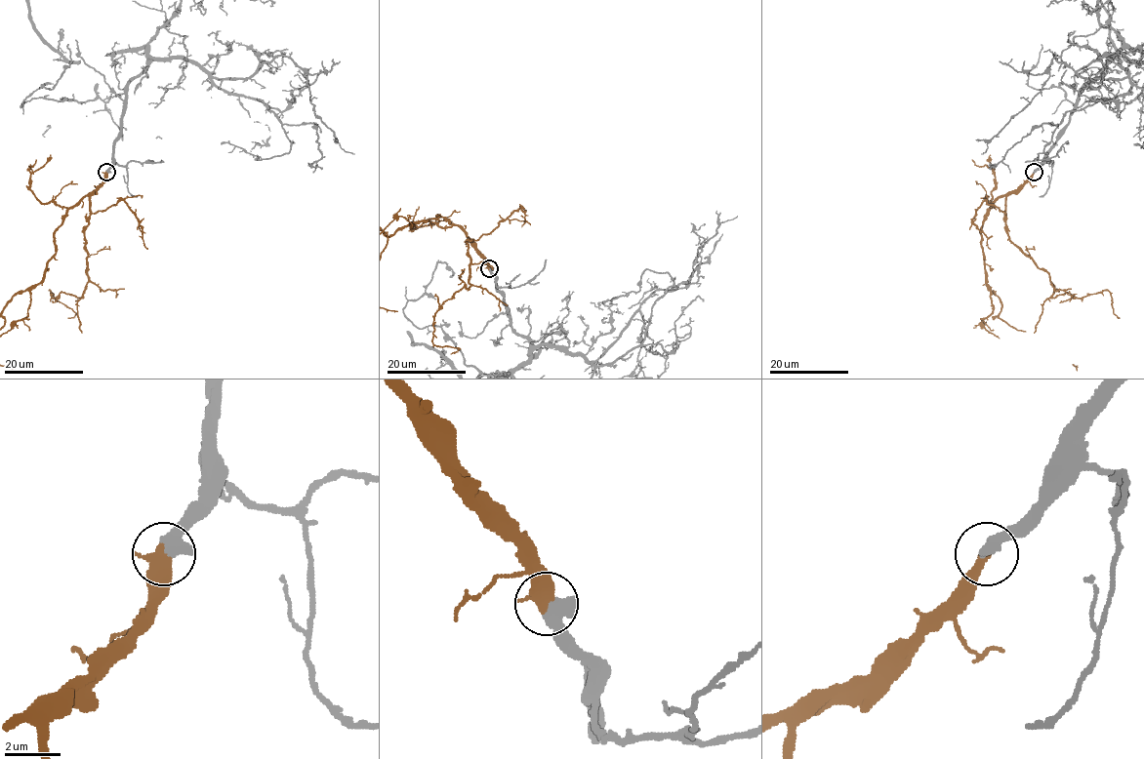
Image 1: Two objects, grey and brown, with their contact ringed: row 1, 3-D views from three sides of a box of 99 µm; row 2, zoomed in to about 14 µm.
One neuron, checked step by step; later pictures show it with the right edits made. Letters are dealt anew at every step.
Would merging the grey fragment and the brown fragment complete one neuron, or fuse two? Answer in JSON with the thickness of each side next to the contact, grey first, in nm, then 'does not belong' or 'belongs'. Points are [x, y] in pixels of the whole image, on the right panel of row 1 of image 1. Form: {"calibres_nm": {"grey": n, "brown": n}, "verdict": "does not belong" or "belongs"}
{"calibres_nm": {"grey": 550, "brown": 440}, "verdict": "belongs"}

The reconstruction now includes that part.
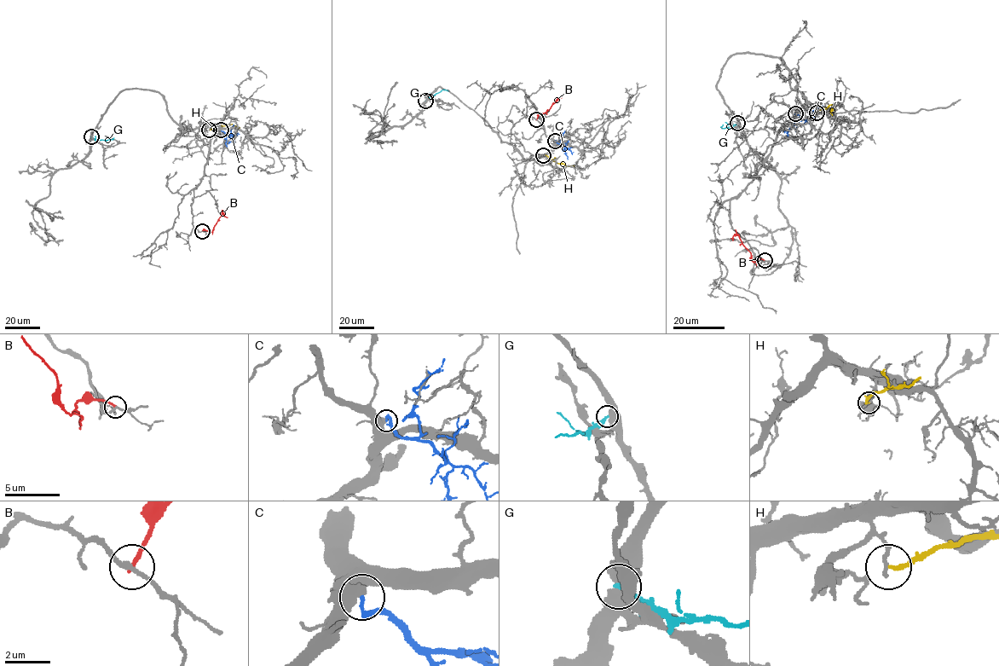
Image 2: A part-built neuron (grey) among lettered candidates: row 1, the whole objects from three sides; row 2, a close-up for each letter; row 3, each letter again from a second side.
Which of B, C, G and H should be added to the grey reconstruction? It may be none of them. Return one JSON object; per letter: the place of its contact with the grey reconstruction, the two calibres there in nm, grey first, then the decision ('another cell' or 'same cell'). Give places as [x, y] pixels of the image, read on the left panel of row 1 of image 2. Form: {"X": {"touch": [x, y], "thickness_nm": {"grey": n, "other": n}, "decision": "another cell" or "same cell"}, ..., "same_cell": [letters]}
{"B": {"touch": [202, 231], "thickness_nm": {"grey": 190, "other": 190}, "decision": "another cell"}, "C": {"touch": [221, 130], "thickness_nm": {"grey": 650, "other": 170}, "decision": "another cell"}, "G": {"touch": [91, 136], "thickness_nm": {"grey": 600, "other": 260}, "decision": "another cell"}, "H": {"touch": [209, 130], "thickness_nm": {"grey": 190, "other": 160}, "decision": "another cell"}, "same_cell": []}

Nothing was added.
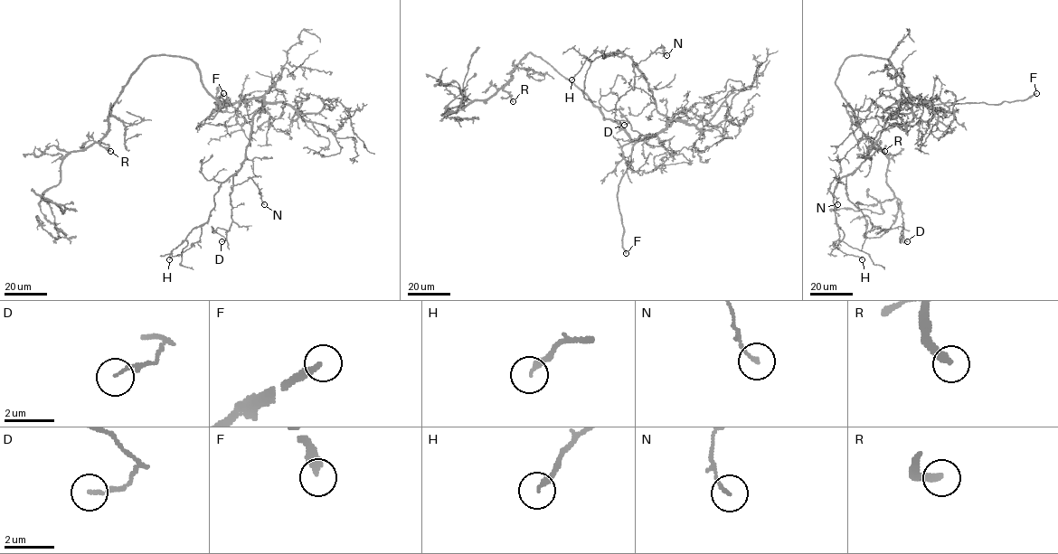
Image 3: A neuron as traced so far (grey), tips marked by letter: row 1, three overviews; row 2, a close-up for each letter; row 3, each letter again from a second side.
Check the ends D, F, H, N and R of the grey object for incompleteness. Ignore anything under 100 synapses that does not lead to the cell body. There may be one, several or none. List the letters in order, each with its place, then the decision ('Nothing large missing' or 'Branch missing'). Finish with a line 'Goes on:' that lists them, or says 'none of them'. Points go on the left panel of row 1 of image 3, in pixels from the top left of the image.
D: Place: (221, 241). Nothing large missing
F: Place: (223, 93). Branch missing
H: Place: (169, 259). Nothing large missing
N: Place: (264, 204). Nothing large missing
R: Place: (110, 151). Branch missing
Goes on: F, R

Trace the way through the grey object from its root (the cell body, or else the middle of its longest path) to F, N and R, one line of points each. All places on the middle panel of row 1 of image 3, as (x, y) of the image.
F: (593, 104), (604, 118), (614, 120), (634, 143), (630, 165), (618, 193), (626, 253)
N: (593, 104), (632, 139), (656, 136), (666, 126), (666, 118), (657, 110), (636, 63), (661, 46), (666, 55)
R: (593, 104), (571, 82), (532, 52), (514, 68), (512, 78), (503, 88), (513, 101)

